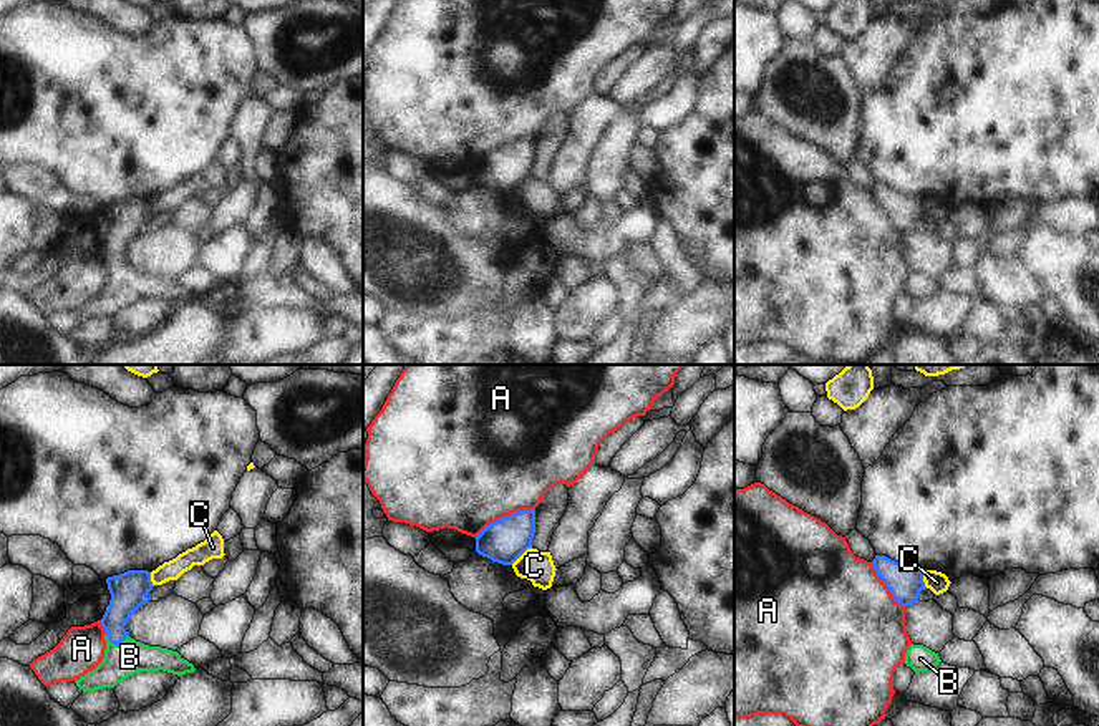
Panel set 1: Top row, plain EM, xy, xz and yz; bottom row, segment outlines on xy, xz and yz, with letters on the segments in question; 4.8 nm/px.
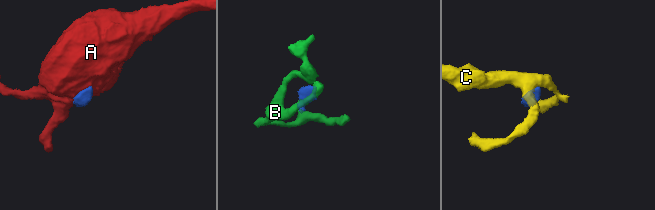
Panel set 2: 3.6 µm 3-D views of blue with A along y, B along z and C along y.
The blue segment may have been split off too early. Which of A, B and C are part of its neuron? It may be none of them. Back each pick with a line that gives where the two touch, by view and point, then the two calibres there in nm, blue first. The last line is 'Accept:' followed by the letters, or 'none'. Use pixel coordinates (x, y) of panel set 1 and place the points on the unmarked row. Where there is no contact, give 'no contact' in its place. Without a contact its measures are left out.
B: xy (115, 272) | 170/170 nm
Accept: B

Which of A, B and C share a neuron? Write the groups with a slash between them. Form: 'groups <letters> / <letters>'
groups A / B / C

